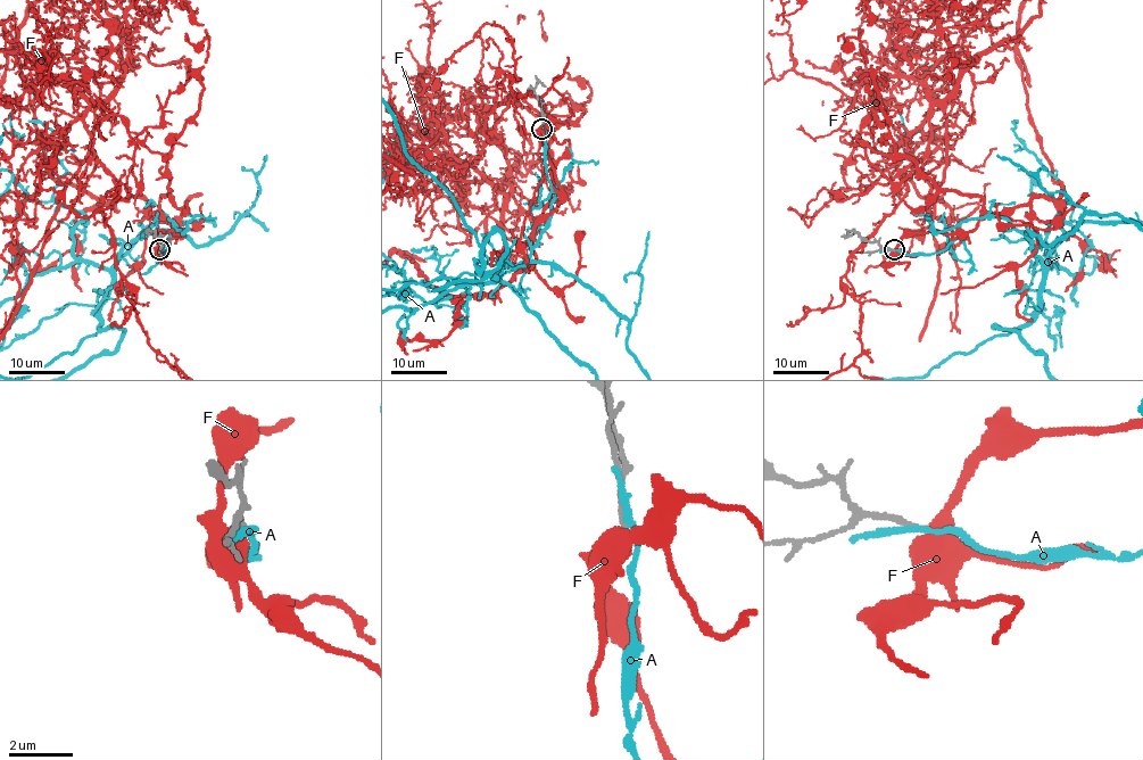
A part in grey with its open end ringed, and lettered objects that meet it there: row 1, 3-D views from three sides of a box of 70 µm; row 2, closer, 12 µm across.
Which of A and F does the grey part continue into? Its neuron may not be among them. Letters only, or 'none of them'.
none of them

